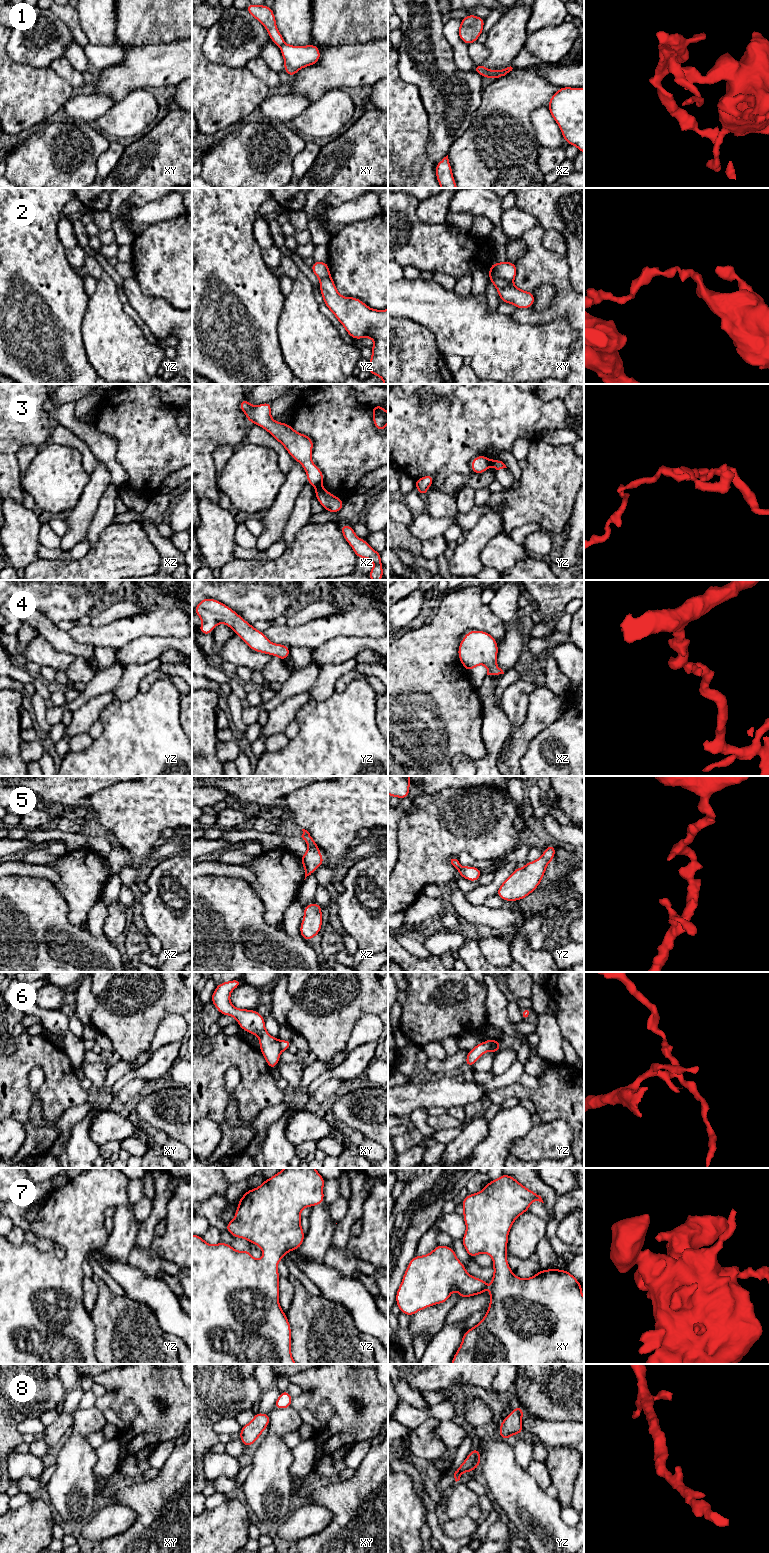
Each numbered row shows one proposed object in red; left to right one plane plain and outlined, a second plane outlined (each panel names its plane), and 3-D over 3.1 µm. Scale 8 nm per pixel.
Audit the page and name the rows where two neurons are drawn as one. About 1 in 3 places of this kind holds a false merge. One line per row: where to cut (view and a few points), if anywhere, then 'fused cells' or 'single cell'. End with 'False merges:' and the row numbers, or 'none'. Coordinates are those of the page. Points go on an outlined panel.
1: xy (284, 43), (280, 47) | fused cells
2: xy (489, 272), (512, 282) | fused cells
3: xz (320, 485), (316, 487) | fused cells
4: no cut | single cell
5: no cut | single cell
6: xy (279, 1040), (279, 1048), (281, 1050) | fused cells
7: no cut | single cell
8: no cut | single cell
False merges: 1, 2, 3, 6

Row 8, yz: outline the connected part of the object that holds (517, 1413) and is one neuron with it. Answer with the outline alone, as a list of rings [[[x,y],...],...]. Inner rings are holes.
[[[516,1406],[511,1413],[502,1420],[499,1436],[502,1439],[508,1440],[513,1434],[523,1434],[521,1419],[524,1414],[524,1410],[521,1407]]]

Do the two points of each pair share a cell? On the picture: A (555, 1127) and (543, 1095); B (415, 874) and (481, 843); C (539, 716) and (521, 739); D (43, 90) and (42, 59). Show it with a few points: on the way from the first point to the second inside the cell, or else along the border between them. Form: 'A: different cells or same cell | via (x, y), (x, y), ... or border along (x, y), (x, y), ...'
A: different cells | border along (540, 1121), (564, 1119), (573, 1132)
B: same cell | via (431, 861), (449, 843), (465, 843)
C: same cell | via (535, 722), (525, 733)
D: different cells | border along (19, 63), (48, 68)

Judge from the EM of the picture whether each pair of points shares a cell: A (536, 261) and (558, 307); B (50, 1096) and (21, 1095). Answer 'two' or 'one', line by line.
A: one
B: one

